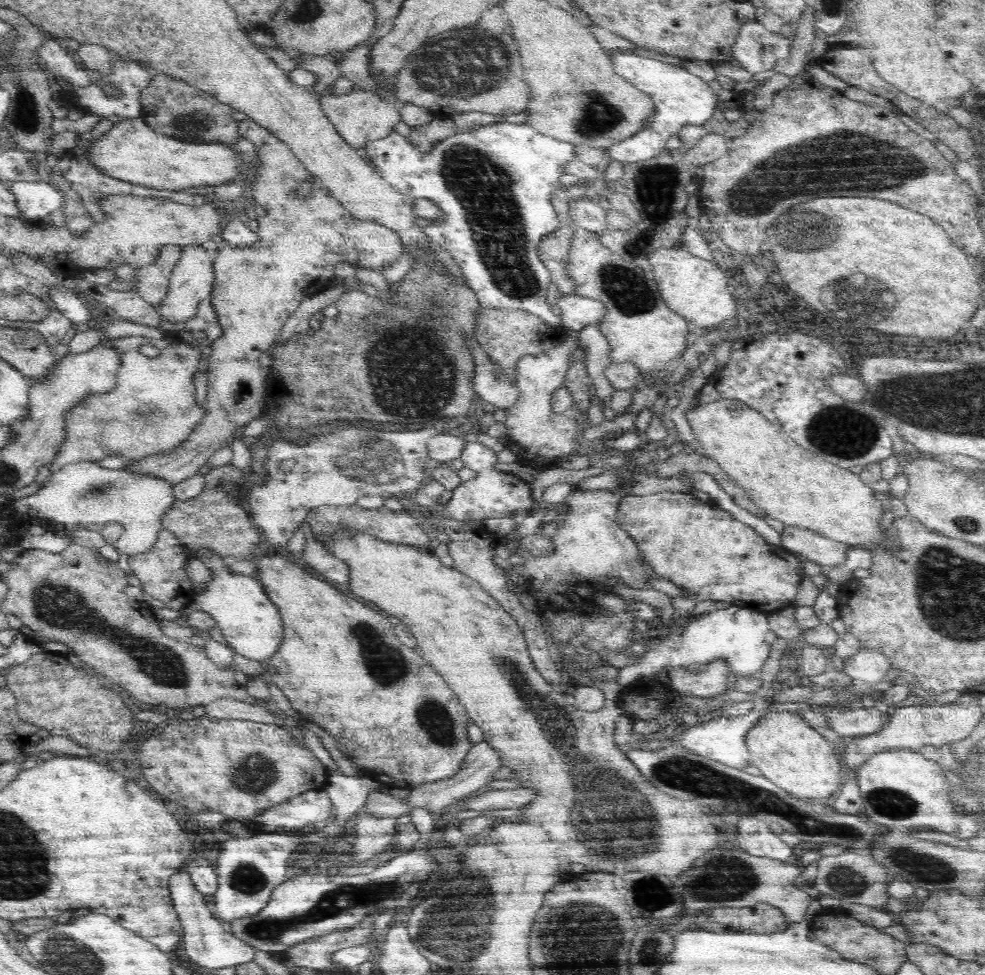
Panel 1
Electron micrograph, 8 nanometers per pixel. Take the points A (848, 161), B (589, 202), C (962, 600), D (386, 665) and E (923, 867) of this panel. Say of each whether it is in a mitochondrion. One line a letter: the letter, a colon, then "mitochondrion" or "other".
A: mitochondrion
B: other
C: mitochondrion
D: mitochondrion
E: mitochondrion

